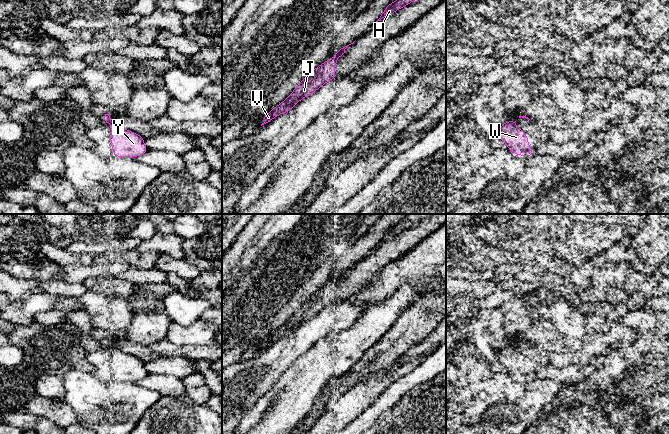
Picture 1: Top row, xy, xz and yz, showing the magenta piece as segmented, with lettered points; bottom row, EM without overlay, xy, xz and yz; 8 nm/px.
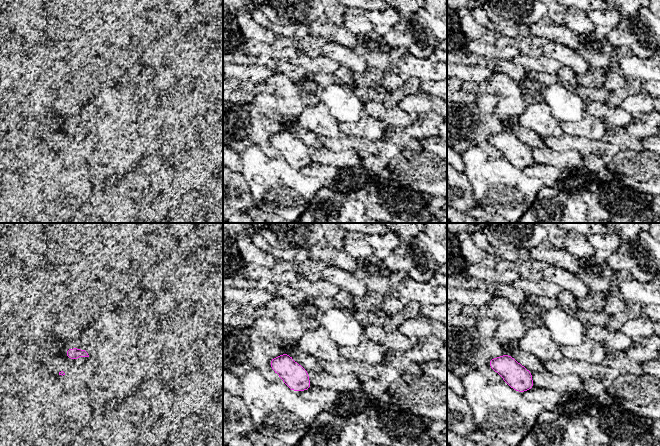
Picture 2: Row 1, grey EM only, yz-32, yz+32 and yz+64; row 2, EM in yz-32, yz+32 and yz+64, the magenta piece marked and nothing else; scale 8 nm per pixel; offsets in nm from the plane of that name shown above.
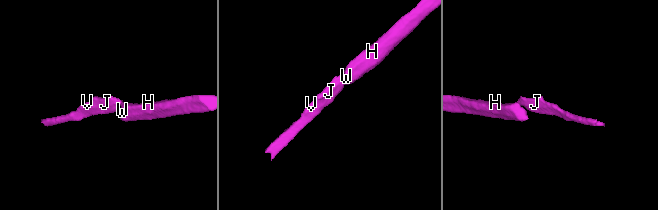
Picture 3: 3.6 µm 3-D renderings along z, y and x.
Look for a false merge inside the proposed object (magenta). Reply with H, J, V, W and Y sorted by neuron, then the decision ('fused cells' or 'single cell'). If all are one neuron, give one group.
H W Y / J V | fused cells

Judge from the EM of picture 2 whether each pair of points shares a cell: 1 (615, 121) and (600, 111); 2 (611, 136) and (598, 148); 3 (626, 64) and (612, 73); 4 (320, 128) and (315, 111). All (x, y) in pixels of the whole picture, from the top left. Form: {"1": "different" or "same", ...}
{"1": "same", "2": "different", "3": "different", "4": "same"}

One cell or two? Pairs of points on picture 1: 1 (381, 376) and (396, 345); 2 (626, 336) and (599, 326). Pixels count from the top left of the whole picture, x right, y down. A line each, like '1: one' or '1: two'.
1: two
2: one

